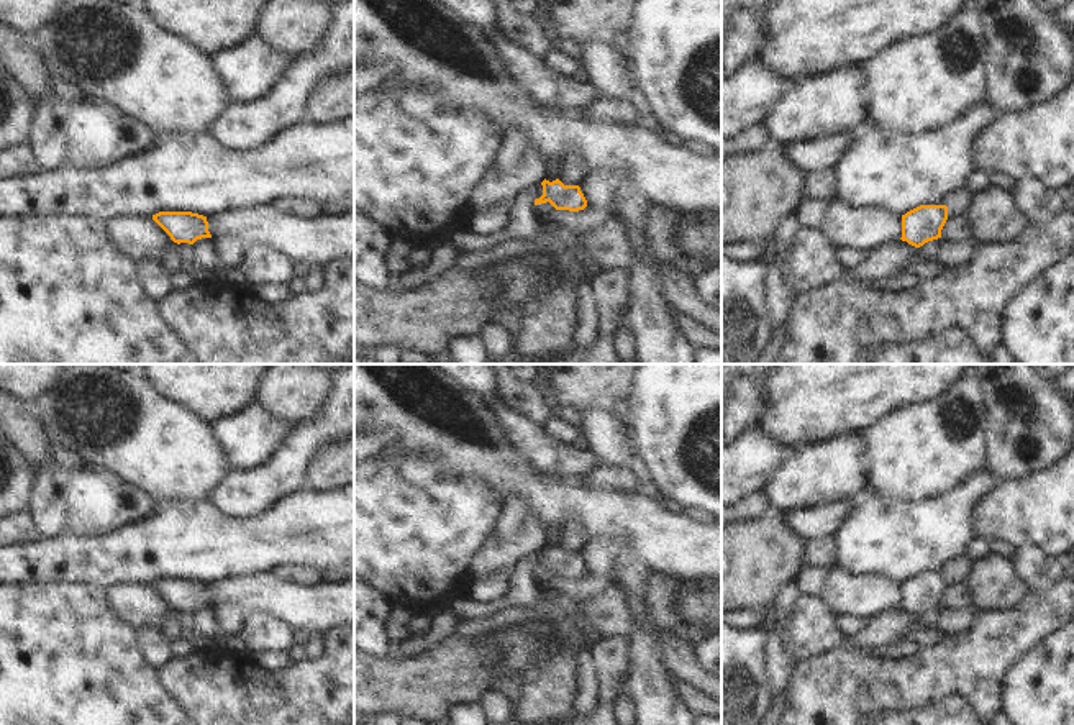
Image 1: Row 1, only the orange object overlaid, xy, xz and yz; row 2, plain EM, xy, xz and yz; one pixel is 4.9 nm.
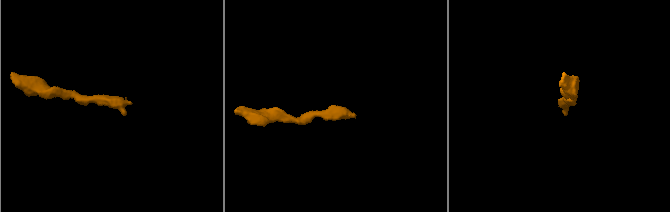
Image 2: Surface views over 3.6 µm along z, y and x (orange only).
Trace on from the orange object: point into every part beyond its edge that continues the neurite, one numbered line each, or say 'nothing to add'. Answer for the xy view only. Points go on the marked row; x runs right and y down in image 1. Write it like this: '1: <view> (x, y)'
nothing to add

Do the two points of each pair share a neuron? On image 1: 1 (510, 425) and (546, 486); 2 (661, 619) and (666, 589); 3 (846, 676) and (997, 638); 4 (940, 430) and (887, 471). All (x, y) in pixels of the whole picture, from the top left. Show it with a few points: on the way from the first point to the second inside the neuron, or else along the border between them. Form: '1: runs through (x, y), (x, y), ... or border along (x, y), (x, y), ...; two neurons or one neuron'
1: border along (505, 442), (535, 466), (573, 476); two neurons
2: runs through (661, 612), (661, 596); one neuron
3: runs through (884, 676), (917, 676), (960, 665); one neuron
4: runs through (927, 443), (901, 463); one neuron

